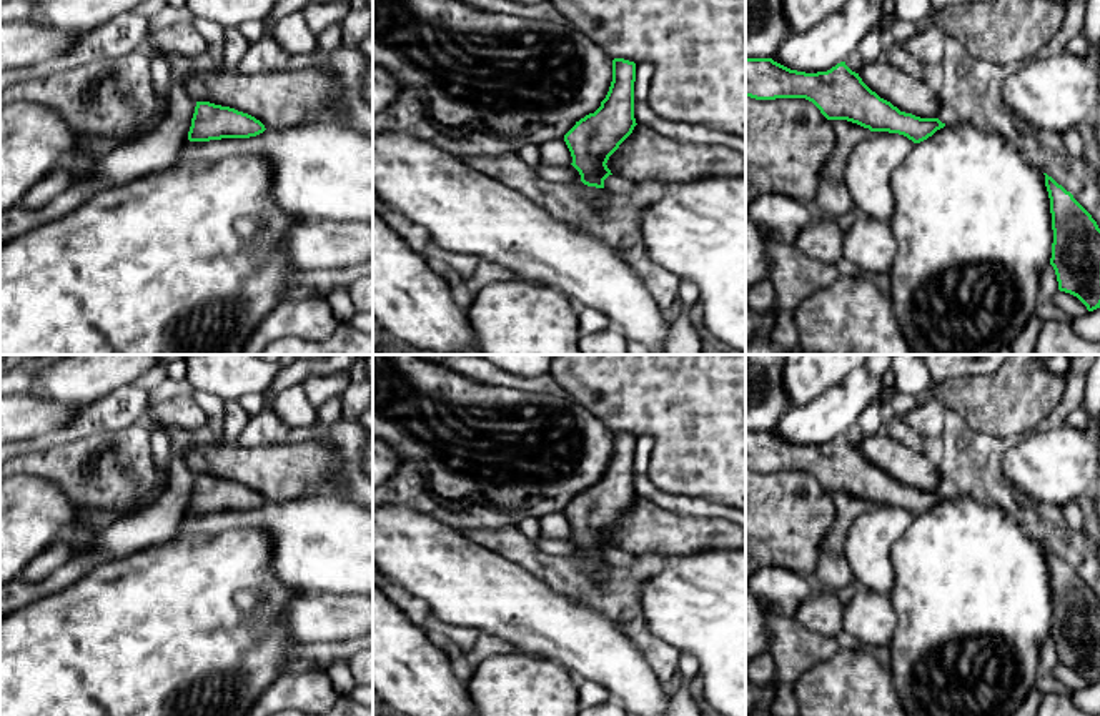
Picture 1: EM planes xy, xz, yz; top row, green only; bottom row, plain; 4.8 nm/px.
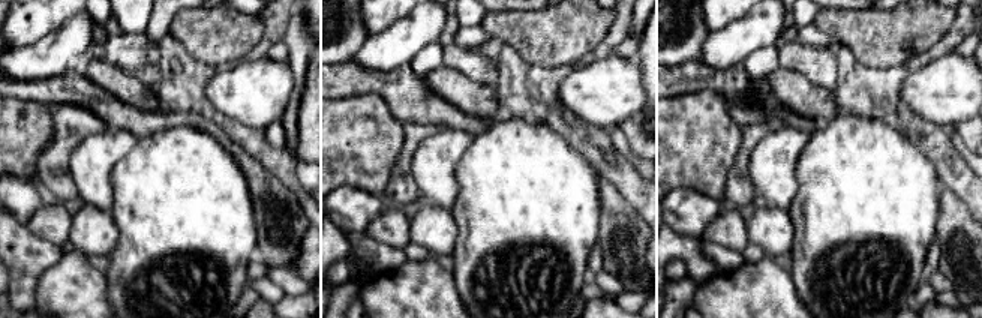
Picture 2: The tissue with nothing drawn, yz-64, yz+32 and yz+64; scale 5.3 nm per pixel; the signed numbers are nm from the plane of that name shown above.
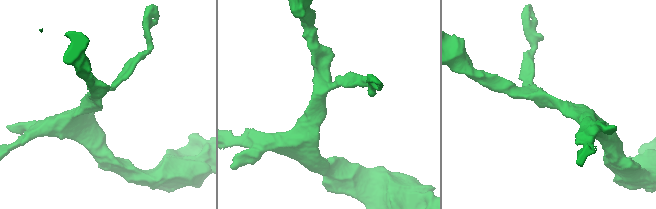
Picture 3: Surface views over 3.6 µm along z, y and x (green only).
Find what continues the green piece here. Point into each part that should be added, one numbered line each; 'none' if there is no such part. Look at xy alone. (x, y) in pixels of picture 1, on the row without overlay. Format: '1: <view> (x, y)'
1: xy (280, 473)

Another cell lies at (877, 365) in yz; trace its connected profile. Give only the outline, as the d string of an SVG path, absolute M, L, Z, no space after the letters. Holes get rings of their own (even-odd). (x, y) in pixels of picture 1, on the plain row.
M867 355L864 366L875 376L880 376L890 368L892 355Z

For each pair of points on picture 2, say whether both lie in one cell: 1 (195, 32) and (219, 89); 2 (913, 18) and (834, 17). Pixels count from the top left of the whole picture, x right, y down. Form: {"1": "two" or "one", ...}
{"1": "two", "2": "one"}

